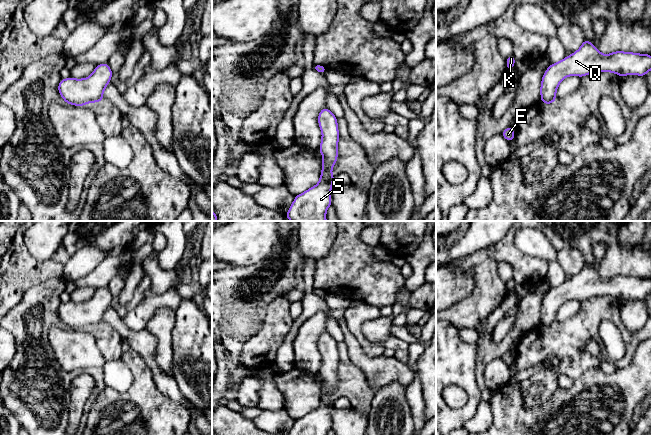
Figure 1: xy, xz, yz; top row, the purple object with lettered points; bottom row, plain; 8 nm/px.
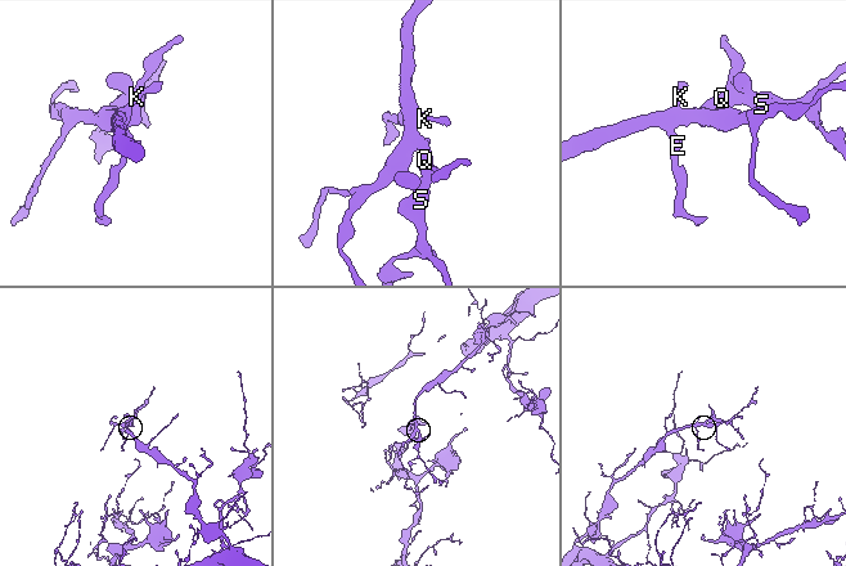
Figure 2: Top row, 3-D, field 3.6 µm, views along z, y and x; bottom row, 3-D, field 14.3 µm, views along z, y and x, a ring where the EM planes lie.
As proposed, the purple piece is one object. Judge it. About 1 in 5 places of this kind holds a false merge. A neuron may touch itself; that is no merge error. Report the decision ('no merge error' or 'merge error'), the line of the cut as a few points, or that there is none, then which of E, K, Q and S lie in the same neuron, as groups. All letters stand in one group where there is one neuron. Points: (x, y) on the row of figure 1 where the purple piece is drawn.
no merge error; no cut; E K Q S

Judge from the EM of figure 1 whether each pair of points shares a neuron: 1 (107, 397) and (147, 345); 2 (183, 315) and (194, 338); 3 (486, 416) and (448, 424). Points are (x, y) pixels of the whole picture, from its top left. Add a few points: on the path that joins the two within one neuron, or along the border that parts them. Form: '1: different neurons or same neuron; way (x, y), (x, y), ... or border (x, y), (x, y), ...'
1: different neurons; border (130, 348), (140, 356), (153, 375)
2: same neuron; way (185, 321), (191, 327), (191, 332)
3: different neurons; border (481, 400), (475, 414), (464, 424)

